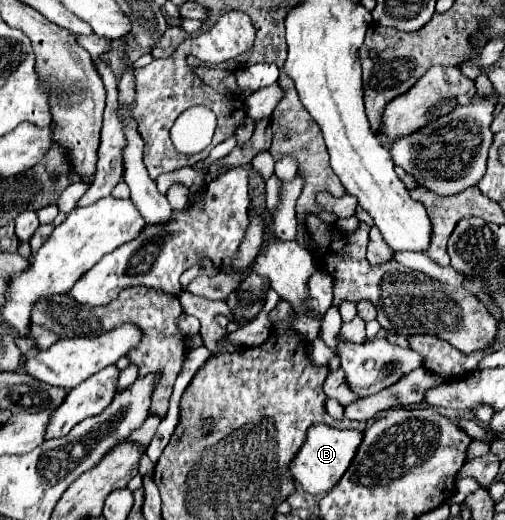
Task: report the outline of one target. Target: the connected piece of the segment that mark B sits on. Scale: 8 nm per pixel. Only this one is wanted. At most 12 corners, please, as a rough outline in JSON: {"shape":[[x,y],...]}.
{"shape":[[312,426],[292,462],[310,494],[332,490],[364,432]]}

